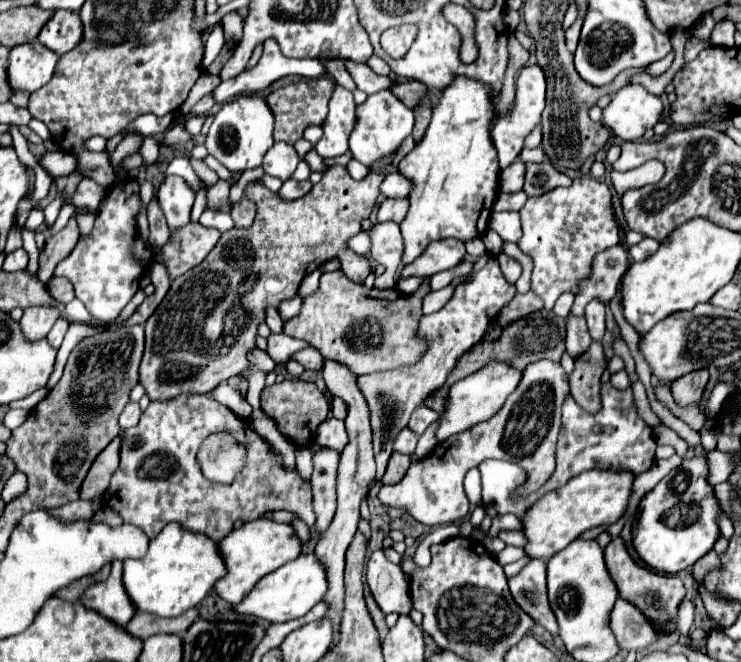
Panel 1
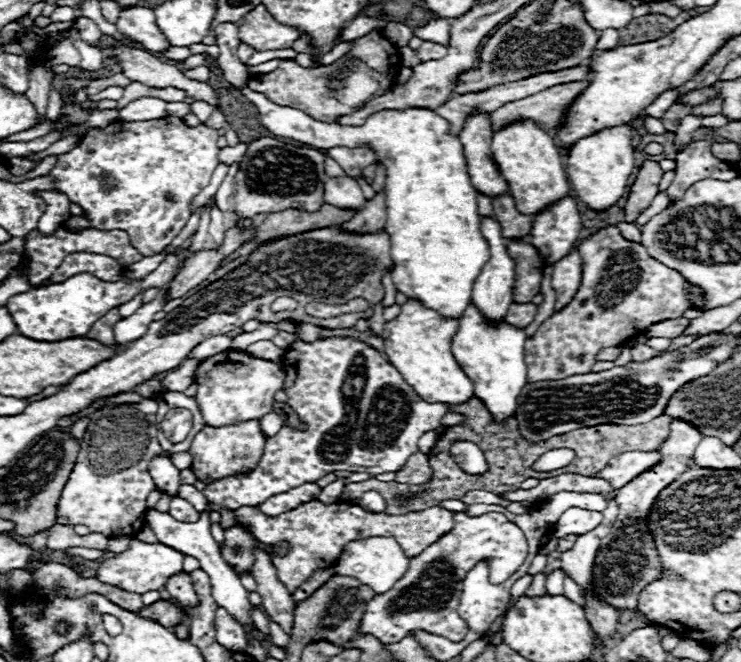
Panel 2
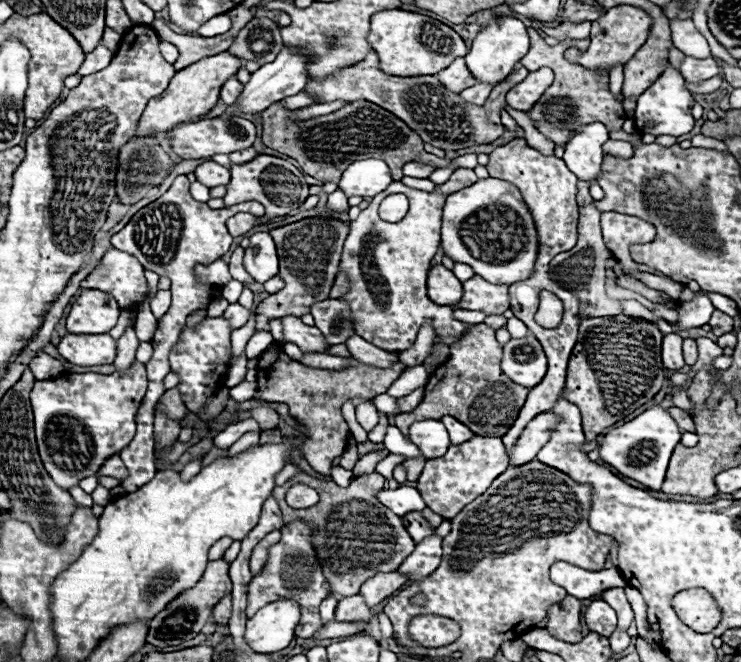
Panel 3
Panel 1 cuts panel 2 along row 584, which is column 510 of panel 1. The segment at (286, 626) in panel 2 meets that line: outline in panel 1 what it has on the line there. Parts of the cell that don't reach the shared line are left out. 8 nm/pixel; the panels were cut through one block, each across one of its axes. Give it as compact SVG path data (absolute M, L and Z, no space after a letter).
M500 254L500 256L498 256L498 262L500 262L500 268L502 268L504 278L506 278L510 284L516 284L516 280L518 280L520 274L522 274L522 266L520 266L514 258L510 258L510 256L506 256L506 254Z

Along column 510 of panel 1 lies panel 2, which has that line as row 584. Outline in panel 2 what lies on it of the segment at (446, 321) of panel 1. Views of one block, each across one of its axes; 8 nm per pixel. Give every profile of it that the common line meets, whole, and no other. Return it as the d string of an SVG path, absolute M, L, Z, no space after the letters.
M310 500L306 504L300 504L298 508L280 514L280 516L266 516L258 508L238 508L234 512L236 524L248 528L258 540L264 544L278 544L282 540L288 540L292 544L292 556L286 558L272 558L272 564L276 566L278 580L288 588L292 594L314 570L334 566L344 544L352 540L362 540L370 536L394 536L400 548L406 552L408 558L420 554L428 544L438 540L442 534L450 532L452 528L452 516L454 512L440 506L434 506L423 511L408 512L402 516L388 516L384 512L366 512L356 504L322 504L318 500Z

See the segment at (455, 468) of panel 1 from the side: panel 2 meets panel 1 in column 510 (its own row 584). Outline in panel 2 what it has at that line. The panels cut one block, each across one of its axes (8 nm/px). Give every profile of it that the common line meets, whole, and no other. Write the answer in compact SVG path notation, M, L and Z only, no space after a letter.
M456 512L452 532L440 536L440 540L430 544L424 552L420 552L420 556L410 558L408 574L404 574L392 590L374 594L364 610L358 636L372 634L384 644L394 644L410 630L422 628L426 632L446 636L452 642L460 642L468 632L468 624L458 614L458 596L468 570L486 560L492 572L492 584L500 584L508 580L516 568L520 568L526 554L528 546L524 534L506 516L492 512L480 518L468 518L466 514Z

